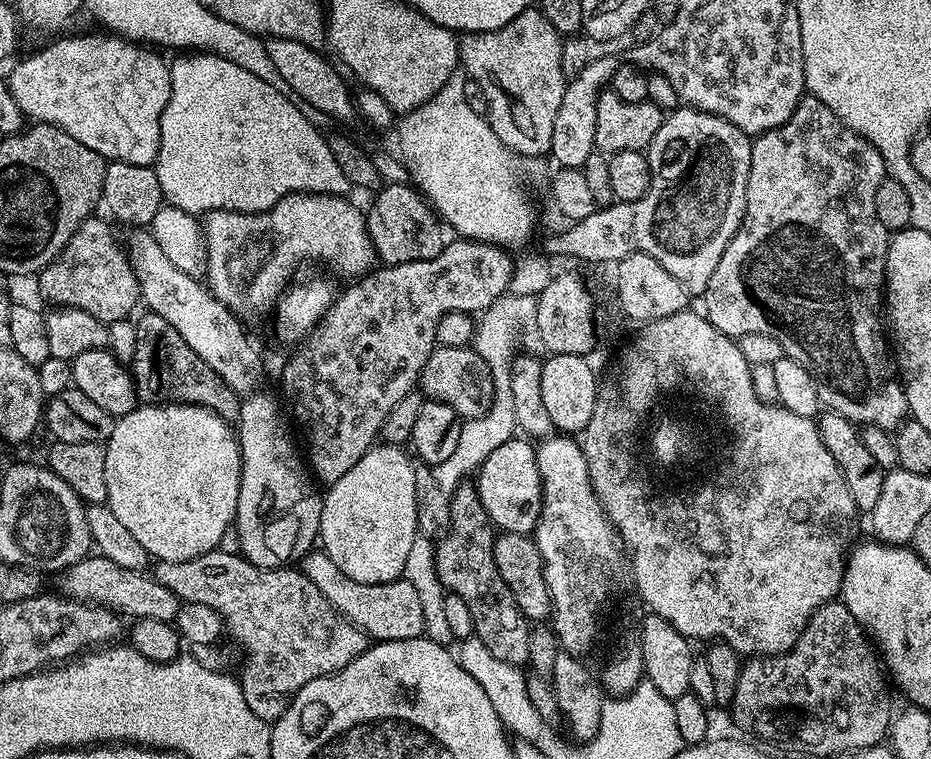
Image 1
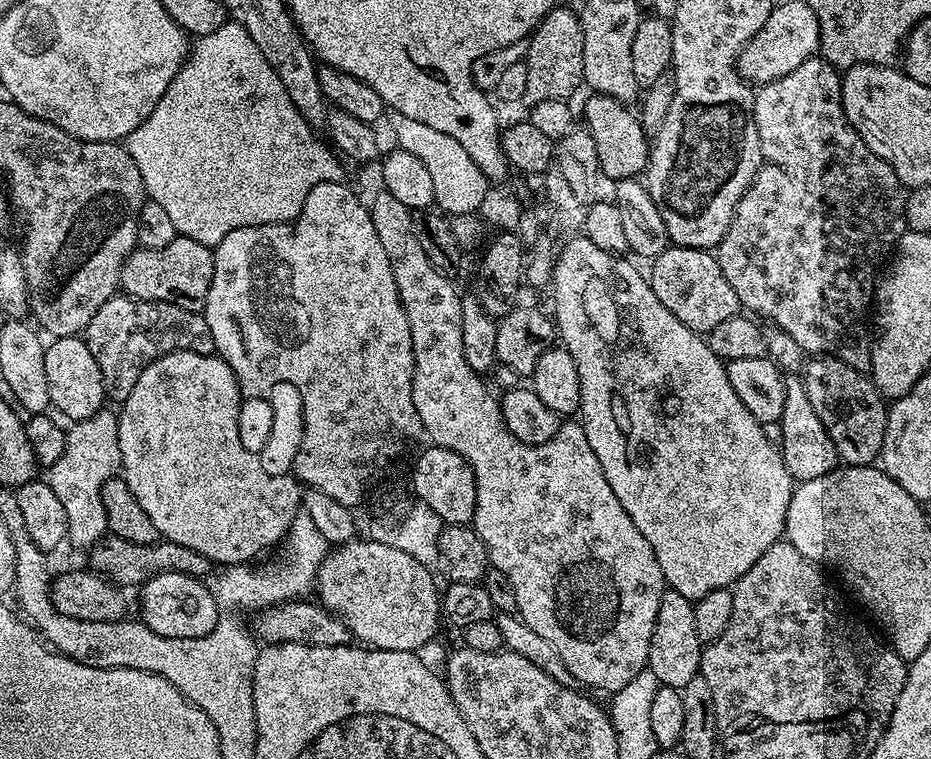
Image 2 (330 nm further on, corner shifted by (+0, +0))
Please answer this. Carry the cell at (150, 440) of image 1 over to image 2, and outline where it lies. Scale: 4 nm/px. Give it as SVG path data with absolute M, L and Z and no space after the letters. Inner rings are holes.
M171 352L146 366L134 382L134 390L122 402L124 409L118 412L118 442L120 443L120 467L126 486L130 486L130 494L138 498L138 506L146 510L150 522L154 522L157 533L165 540L173 540L182 546L190 546L190 550L198 550L198 554L206 554L217 565L227 566L229 564L242 564L257 559L259 552L267 548L275 549L285 539L288 531L292 529L292 523L297 512L302 508L302 488L295 475L272 477L262 470L262 465L255 451L244 445L240 437L240 403L242 397L240 387L225 360L213 354L194 354L193 352Z

